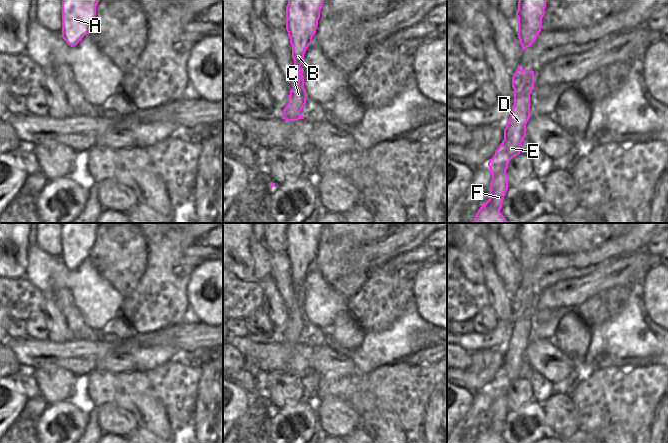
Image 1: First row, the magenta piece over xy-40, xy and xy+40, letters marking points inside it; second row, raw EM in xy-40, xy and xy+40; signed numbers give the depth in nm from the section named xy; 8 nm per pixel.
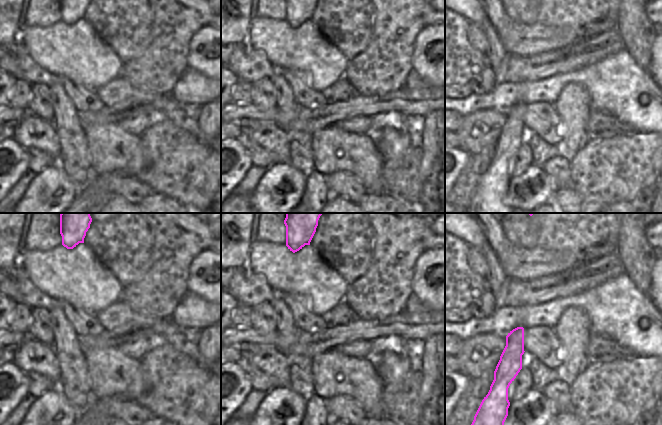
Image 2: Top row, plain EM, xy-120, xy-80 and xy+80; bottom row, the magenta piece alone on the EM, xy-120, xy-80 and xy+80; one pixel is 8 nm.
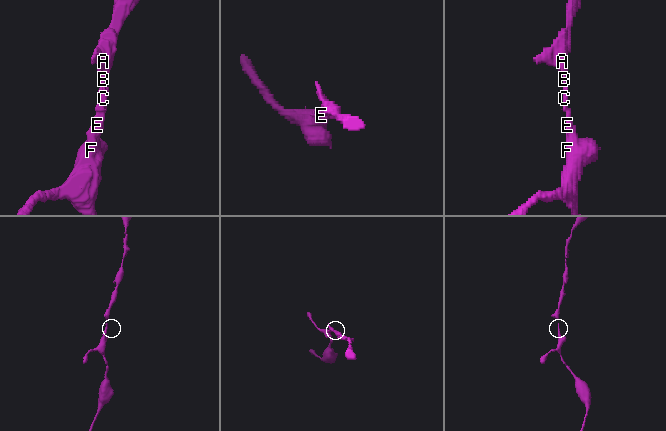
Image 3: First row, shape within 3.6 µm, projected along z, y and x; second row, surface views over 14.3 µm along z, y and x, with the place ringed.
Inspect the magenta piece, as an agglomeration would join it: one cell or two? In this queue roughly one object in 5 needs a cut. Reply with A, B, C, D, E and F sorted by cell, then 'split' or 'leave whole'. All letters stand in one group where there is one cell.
groups A B C D E F; leave whole

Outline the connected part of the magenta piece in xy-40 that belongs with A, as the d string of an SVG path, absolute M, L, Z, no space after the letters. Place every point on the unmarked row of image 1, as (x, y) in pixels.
M100 223L62 224L62 262L71 271L90 257Z

